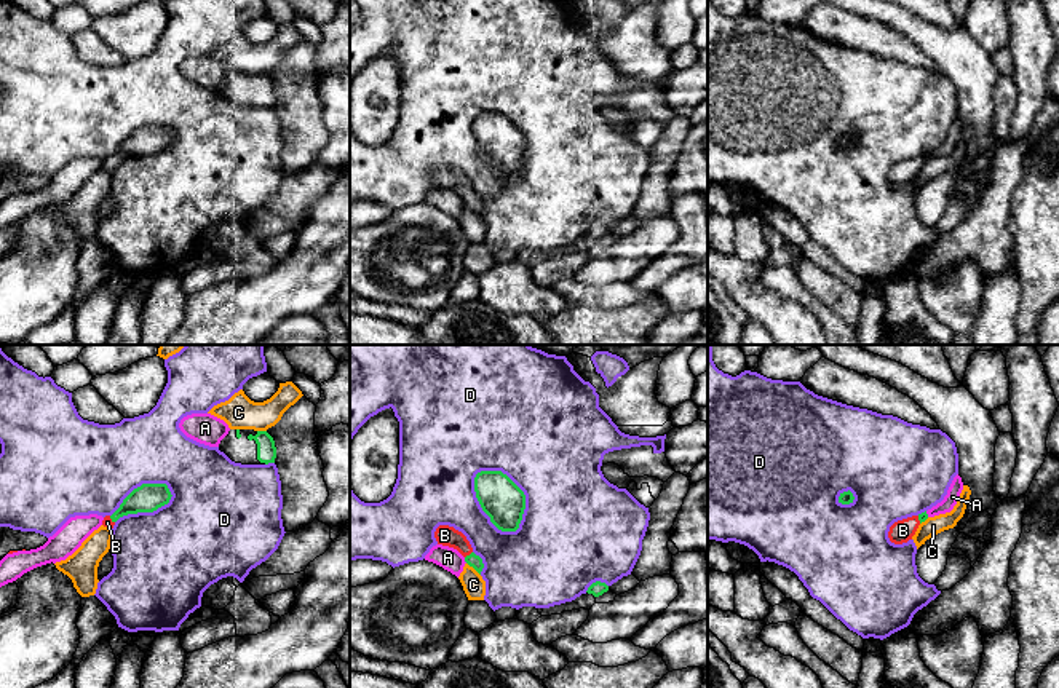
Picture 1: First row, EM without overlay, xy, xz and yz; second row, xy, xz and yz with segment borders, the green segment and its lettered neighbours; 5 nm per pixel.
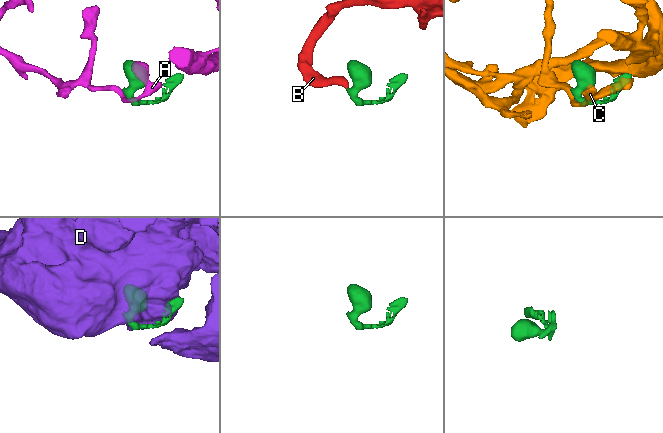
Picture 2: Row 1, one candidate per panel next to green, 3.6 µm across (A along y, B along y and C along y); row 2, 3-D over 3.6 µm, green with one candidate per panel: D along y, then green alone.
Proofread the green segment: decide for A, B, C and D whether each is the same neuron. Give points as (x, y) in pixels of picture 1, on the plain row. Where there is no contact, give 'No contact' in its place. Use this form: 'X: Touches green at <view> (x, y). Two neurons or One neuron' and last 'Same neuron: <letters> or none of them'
A: Touches green at xz (465, 203). Two neurons
B: Touches green at xz (470, 197). One neuron
C: Touches green at xz (473, 209). Two neurons
D: Touches green at xz (481, 149). Two neurons
Same neuron: B

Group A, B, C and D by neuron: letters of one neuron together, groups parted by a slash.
A / B / C / D

